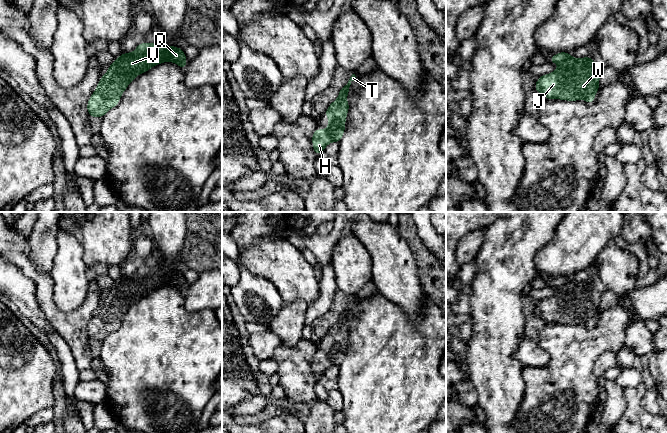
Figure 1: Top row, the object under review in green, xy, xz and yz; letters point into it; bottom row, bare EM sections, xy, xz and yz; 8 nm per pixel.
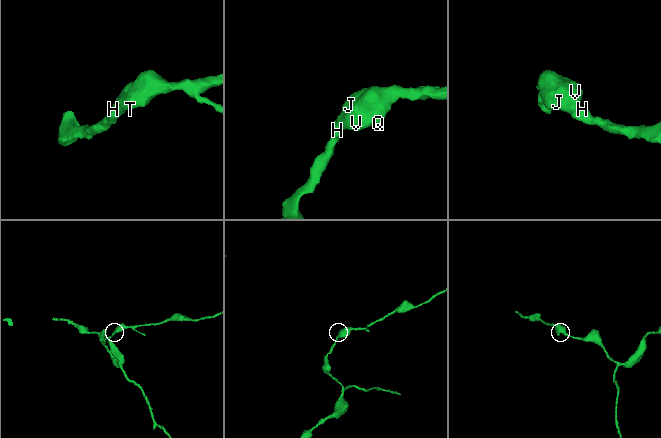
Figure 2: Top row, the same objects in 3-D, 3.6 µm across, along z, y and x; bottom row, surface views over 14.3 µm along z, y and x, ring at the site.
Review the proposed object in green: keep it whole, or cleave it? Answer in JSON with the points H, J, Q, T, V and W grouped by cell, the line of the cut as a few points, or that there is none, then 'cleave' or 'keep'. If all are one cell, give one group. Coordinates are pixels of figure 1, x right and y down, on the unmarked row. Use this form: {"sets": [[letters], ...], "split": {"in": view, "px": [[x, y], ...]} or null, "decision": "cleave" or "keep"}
{"sets": [["H", "J", "Q", "T", "V", "W"]], "split": null, "decision": "keep"}

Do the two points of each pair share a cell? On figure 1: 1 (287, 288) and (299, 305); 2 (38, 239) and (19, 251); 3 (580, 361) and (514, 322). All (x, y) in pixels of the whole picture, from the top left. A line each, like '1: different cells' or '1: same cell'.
1: different cells
2: different cells
3: different cells

